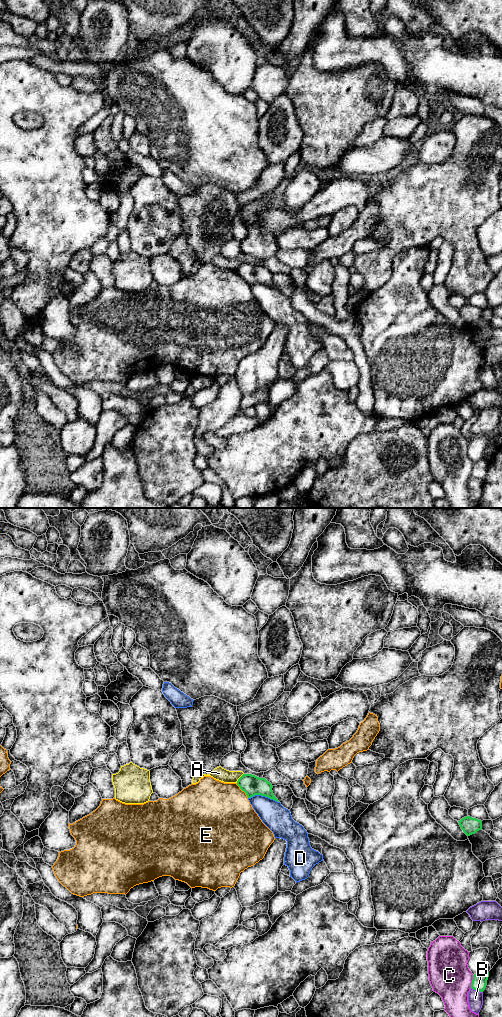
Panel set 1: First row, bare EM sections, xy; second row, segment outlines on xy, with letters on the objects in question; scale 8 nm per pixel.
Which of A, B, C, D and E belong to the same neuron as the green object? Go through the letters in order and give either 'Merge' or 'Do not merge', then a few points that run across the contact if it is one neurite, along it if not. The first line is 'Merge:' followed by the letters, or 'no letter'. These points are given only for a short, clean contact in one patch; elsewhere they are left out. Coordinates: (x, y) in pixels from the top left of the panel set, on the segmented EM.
Merge: no letter
A: Do not merge. Line: xy (243, 773), (236, 782)
B: Do not merge
C: Do not merge
D: Do not merge
E: Do not merge. Line: xy (236, 783), (248, 797)

